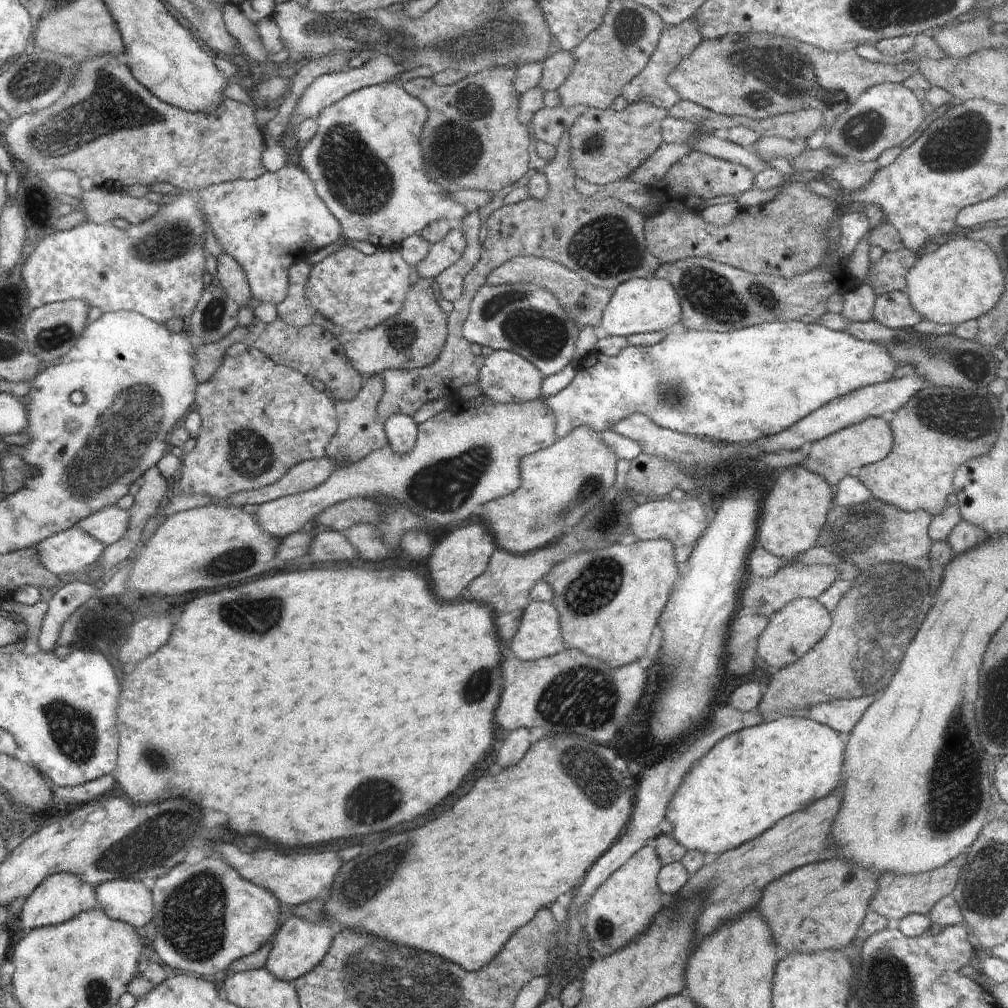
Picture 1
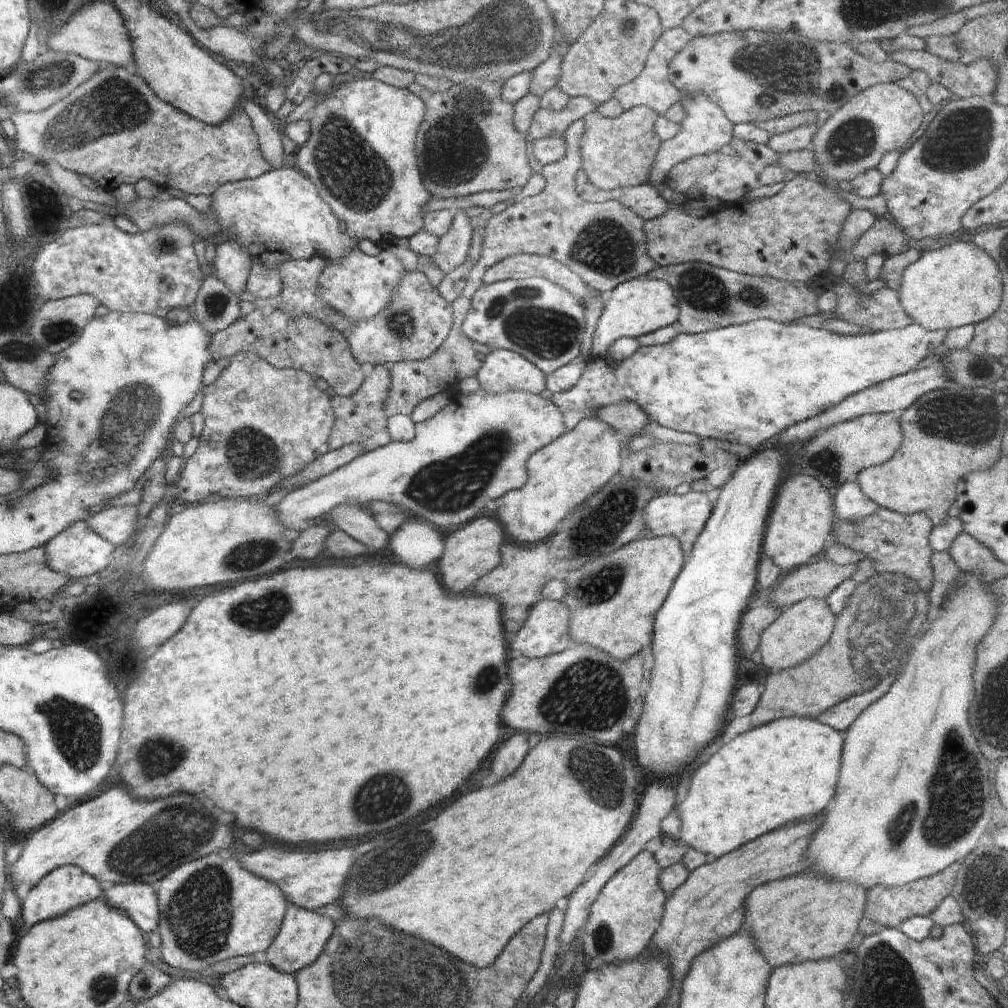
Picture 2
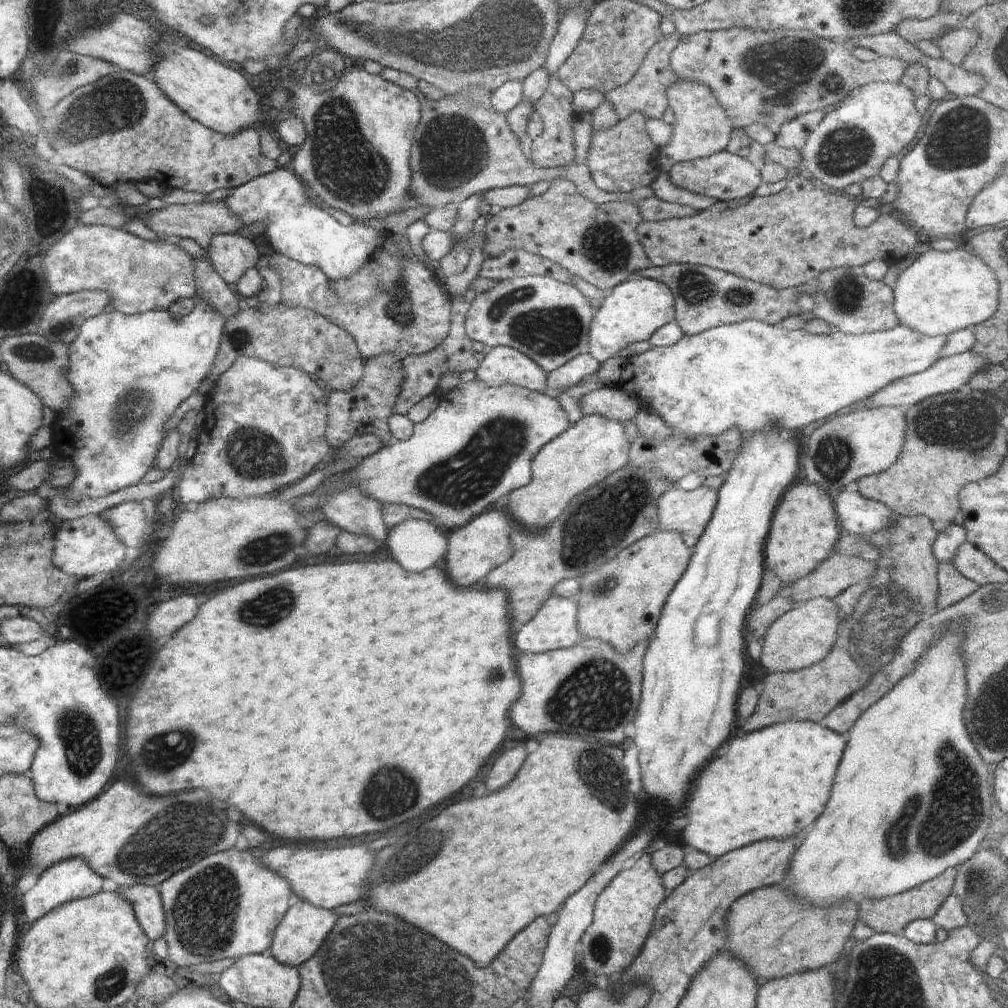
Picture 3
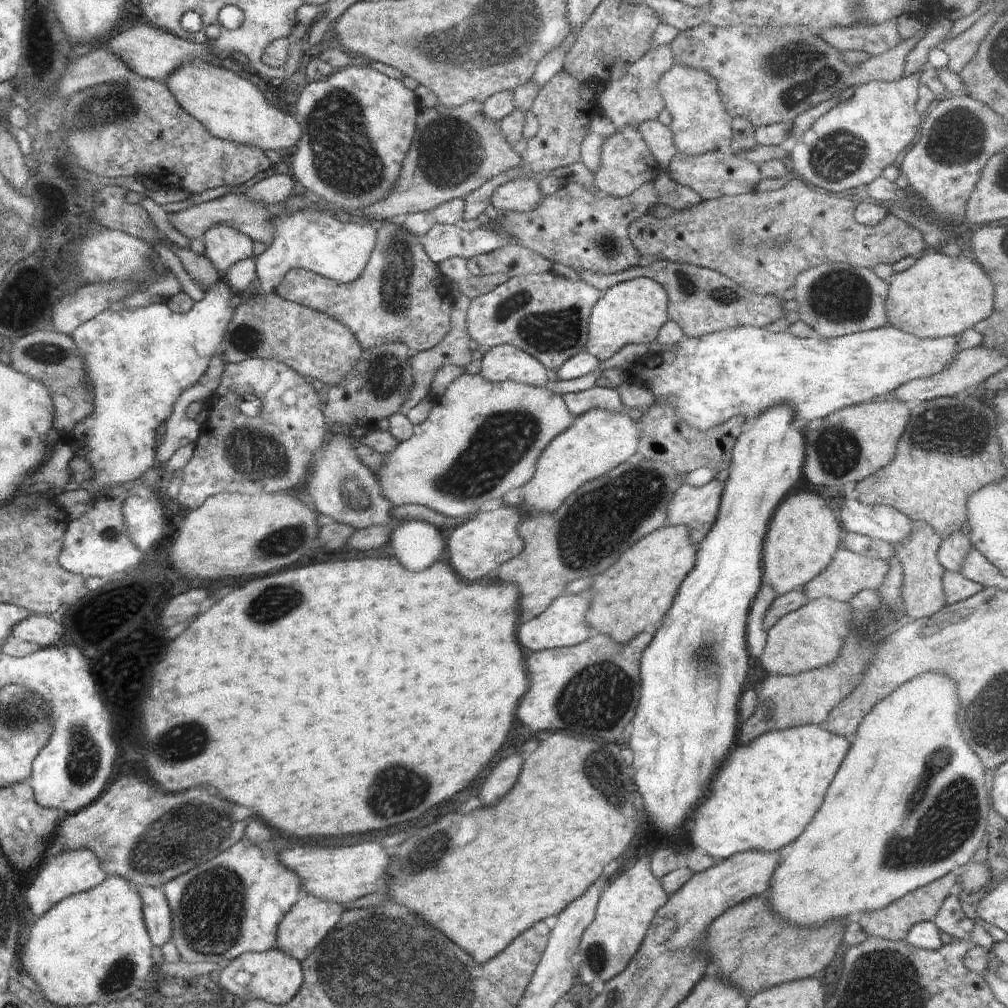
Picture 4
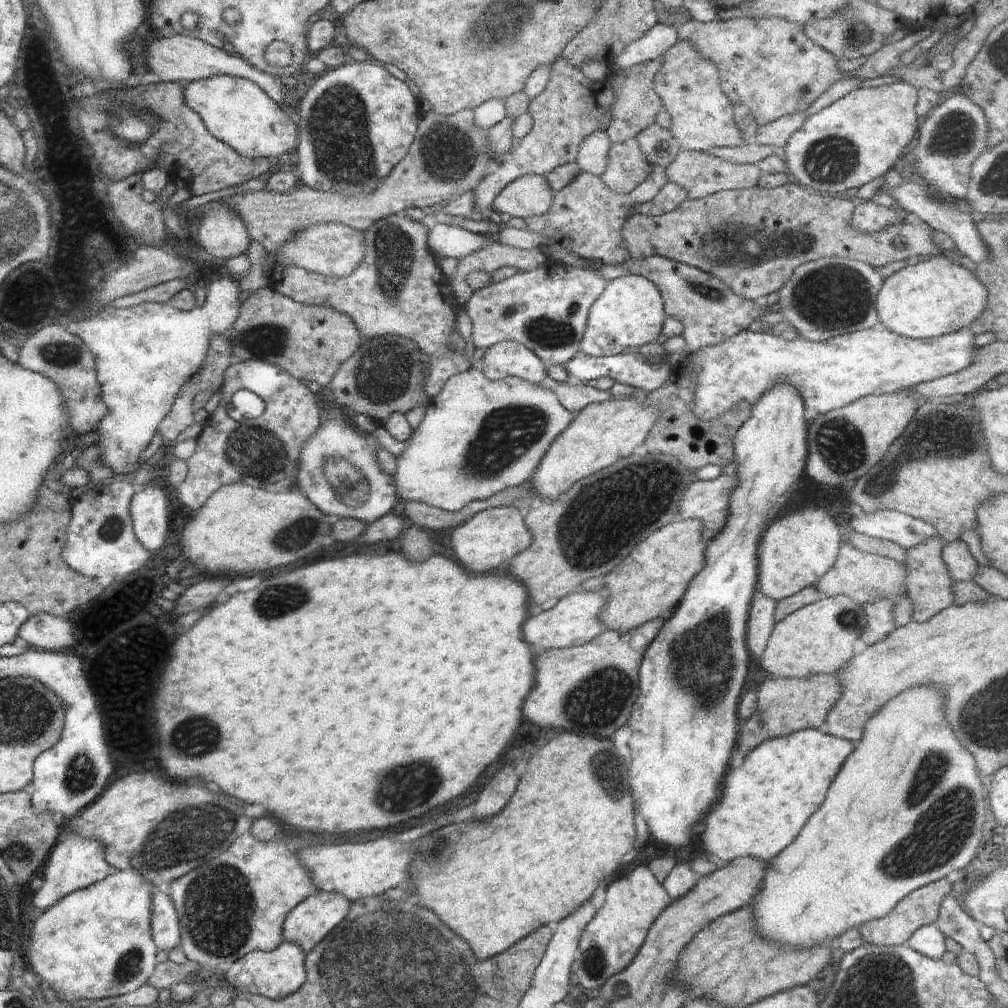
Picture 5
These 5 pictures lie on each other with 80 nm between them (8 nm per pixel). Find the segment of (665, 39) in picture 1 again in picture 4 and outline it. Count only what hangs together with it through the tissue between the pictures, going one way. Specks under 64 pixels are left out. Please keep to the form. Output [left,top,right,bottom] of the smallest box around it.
[597,43,673,131]

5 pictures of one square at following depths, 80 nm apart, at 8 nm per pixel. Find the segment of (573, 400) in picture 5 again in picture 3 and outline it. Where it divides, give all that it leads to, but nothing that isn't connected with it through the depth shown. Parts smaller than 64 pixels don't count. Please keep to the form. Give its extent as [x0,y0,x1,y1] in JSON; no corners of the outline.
[581,386,641,424]

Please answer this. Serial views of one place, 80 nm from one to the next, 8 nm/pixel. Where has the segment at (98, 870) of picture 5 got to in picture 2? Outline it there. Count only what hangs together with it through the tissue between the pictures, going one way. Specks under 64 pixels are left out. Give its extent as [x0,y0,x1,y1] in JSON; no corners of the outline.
[21,865,103,928]

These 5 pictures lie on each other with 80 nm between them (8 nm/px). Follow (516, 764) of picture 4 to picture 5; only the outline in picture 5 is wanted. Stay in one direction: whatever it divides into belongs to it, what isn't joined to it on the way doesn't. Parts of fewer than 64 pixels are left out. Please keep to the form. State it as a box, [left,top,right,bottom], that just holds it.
[474,766,518,818]

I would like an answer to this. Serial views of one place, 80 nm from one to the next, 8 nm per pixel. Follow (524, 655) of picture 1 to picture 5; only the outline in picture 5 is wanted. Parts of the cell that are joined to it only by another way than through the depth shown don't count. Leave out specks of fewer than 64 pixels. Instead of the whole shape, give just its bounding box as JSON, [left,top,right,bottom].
[522,591,605,654]

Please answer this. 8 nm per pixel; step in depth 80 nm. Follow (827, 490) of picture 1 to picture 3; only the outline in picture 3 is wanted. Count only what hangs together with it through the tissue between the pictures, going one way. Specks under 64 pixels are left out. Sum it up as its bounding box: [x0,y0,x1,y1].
[763,478,843,590]

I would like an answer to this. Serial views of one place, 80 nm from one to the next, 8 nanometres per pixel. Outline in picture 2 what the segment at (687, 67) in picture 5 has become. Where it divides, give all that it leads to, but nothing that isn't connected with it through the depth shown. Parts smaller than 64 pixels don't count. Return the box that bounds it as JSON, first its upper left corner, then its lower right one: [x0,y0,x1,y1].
[646,93,733,188]

